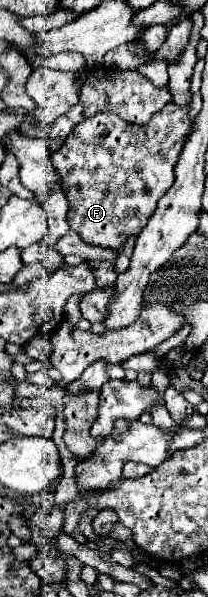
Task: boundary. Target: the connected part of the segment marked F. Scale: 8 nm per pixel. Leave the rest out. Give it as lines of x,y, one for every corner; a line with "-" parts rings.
168,104
146,126
128,124
116,114
96,114
76,124
62,148
52,154
68,198
68,222
84,242
120,250
128,236
146,226
174,178
182,142
190,130
190,108

